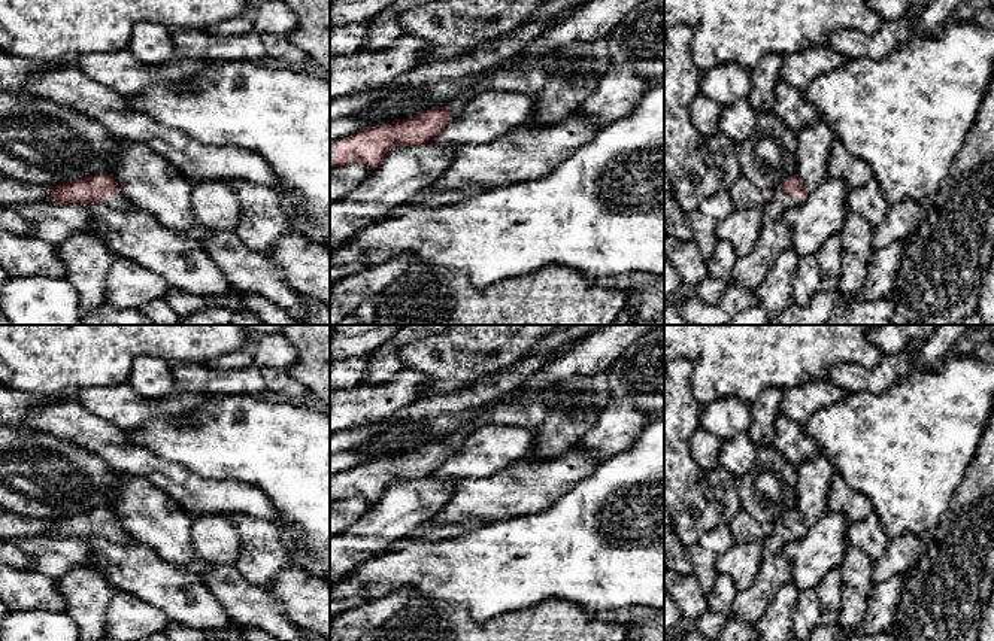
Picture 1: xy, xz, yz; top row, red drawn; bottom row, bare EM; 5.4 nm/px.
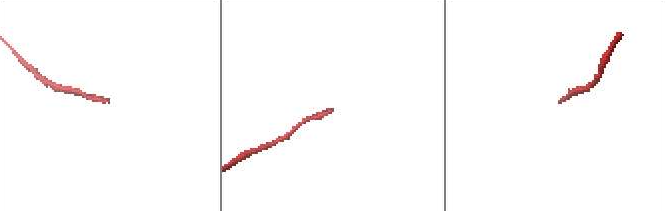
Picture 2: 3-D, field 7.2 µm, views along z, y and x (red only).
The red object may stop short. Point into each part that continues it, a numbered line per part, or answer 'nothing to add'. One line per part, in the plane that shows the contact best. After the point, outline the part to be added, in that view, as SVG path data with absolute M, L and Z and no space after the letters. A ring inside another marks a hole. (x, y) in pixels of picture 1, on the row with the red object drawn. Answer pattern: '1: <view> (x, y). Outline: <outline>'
1: yz (782, 201). Outline: M776 188L776 197L763 207L763 221L764 224L773 222L776 218L782 218L784 212L793 206L798 206L804 201L804 198L798 195L787 195L782 194L779 188Z

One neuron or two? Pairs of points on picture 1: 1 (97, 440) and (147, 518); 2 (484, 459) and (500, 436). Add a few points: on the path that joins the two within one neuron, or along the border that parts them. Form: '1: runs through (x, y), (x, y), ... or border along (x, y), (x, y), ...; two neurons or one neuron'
1: border along (118, 471), (127, 476), (141, 476), (151, 483); two neurons
2: runs through (487, 453), (499, 441); one neuron

